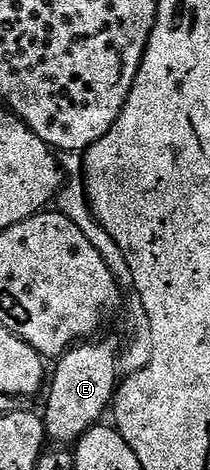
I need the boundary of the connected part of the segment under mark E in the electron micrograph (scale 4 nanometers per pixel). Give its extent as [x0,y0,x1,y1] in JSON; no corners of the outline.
[41,340,121,444]

